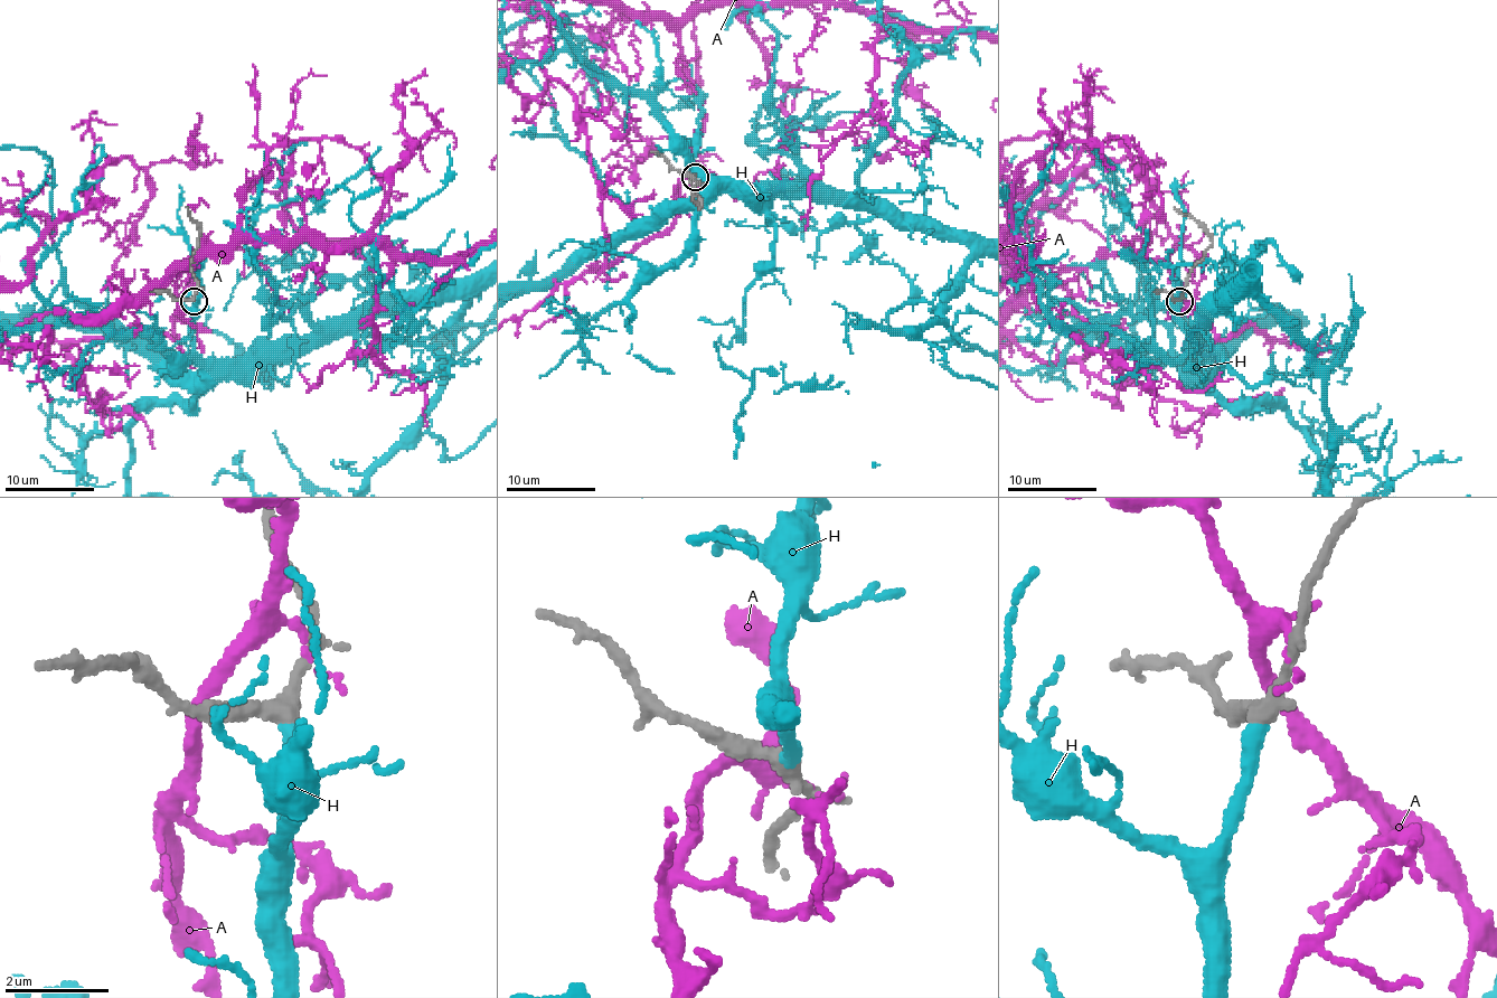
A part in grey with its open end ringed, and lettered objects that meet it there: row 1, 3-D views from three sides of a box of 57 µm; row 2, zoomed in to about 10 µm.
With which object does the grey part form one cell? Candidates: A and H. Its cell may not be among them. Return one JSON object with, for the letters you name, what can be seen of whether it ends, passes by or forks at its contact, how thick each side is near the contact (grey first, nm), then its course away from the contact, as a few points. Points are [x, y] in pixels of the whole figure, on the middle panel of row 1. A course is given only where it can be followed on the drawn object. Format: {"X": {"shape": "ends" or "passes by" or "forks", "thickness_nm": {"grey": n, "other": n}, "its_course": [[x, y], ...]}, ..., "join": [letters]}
{"H": {"shape": "ends", "thickness_nm": {"grey": 320, "other": 340}}, "join": ["H"]}

